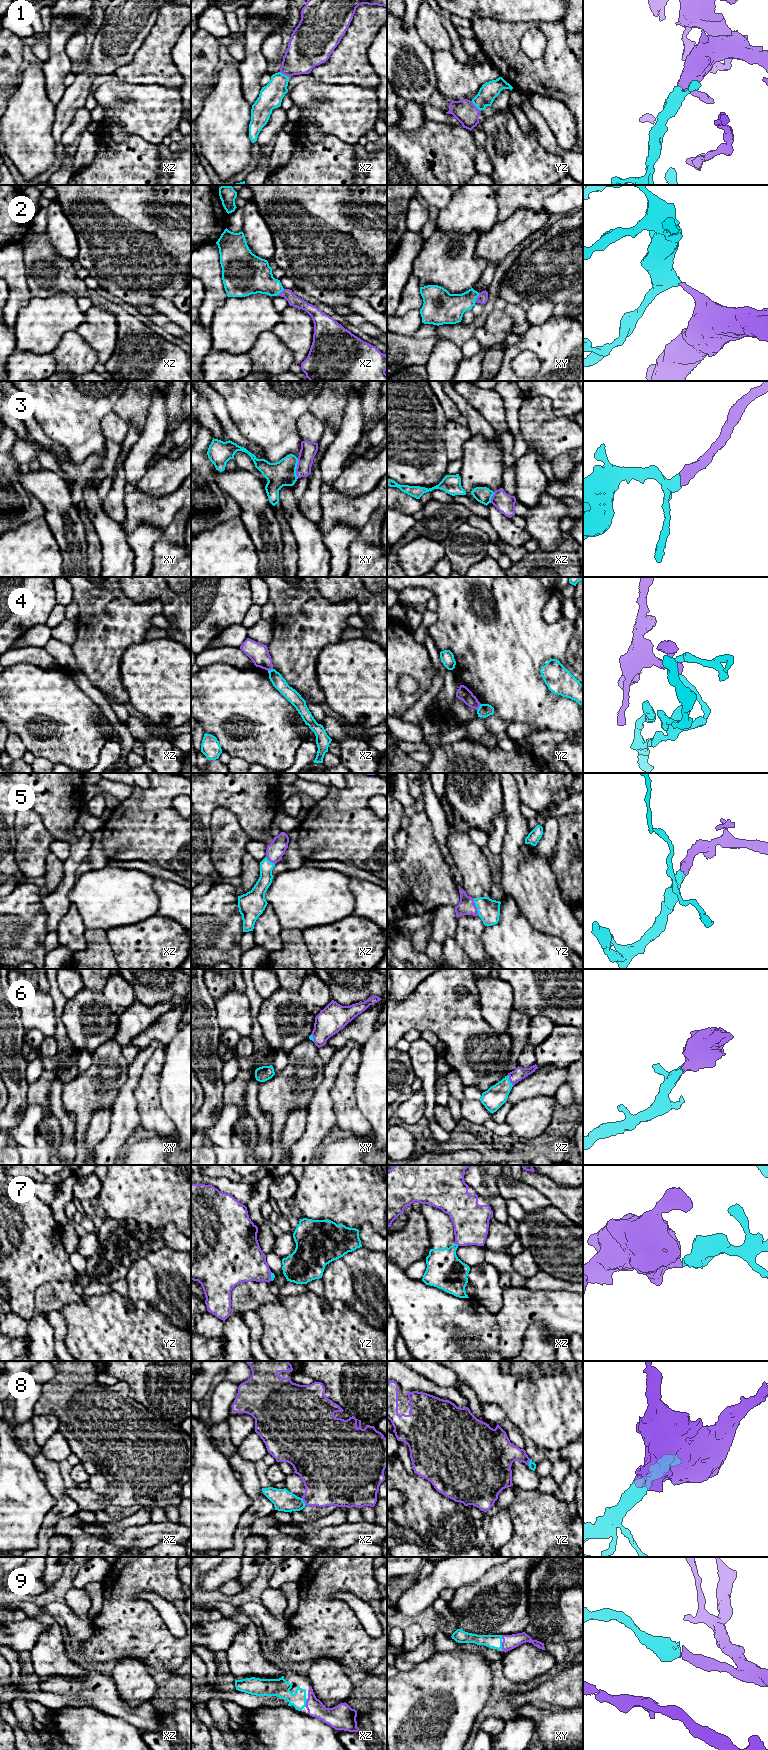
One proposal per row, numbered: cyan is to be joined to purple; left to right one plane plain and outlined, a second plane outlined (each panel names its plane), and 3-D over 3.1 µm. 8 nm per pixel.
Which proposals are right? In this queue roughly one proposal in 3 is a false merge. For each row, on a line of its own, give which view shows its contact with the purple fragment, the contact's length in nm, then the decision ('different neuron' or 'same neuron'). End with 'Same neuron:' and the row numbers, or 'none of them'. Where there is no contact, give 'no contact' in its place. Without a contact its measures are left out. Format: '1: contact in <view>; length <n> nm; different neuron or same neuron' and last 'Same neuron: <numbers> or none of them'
1: contact in yz; length 110 nm; same neuron
2: contact in xy; length 80 nm; same neuron
3: contact in xy; length 160 nm; same neuron
4: contact in yz; length 70 nm; different neuron
5: contact in yz; length 150 nm; same neuron
6: contact in xz; length 100 nm; same neuron
7: contact in xz; length 40 nm; different neuron
8: contact in xz; length 70 nm; same neuron
9: contact in xz; length 60 nm; same neuron
Same neuron: 1, 2, 3, 5, 6, 8, 9

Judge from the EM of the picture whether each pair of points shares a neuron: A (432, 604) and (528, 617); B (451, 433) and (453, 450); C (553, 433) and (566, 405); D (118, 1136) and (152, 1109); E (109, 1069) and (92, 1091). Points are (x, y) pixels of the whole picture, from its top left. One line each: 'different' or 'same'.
A: different
B: same
C: different
D: different
E: same

